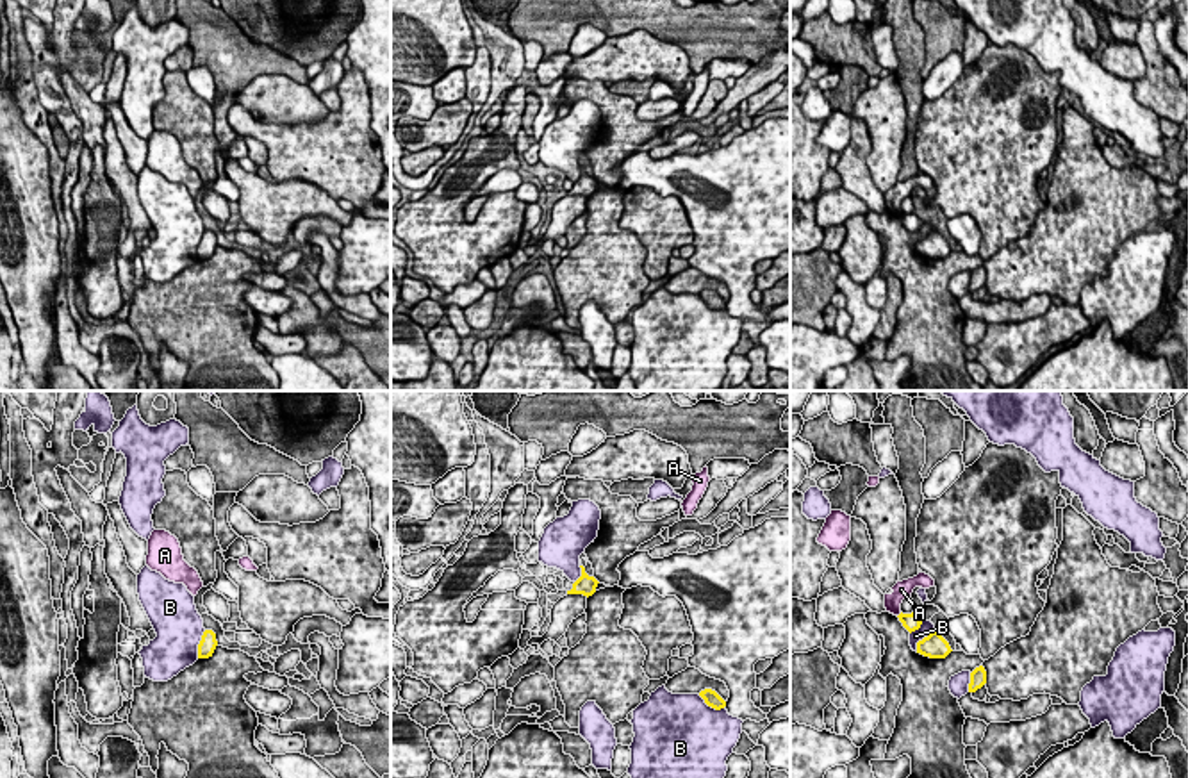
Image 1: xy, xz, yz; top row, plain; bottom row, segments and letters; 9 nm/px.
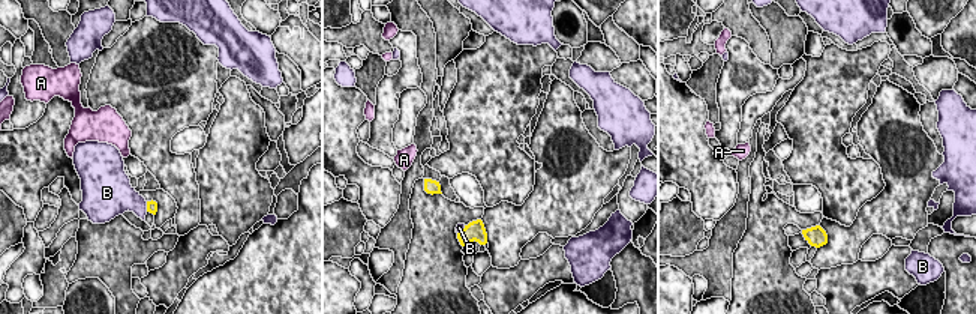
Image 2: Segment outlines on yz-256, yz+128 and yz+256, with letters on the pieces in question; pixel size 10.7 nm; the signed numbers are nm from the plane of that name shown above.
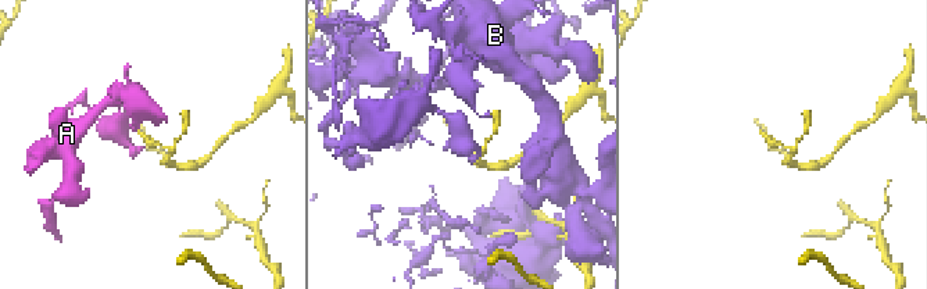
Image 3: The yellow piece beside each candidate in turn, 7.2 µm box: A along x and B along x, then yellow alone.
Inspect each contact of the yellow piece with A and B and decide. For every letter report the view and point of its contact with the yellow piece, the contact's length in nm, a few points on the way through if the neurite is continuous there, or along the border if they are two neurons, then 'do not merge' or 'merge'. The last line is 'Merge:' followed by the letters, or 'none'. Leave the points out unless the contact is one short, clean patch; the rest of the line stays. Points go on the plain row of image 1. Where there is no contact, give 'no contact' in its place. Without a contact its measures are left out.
A: yz (899, 215) | 60 nm | along yz (901, 213), (898, 216) | do not merge
B: xz (712, 307) | 280 nm | do not merge
Merge: none

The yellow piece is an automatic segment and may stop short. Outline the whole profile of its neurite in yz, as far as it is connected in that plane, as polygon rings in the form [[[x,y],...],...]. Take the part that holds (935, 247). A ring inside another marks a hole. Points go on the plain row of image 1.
[[[931,232],[917,243],[917,253],[929,259],[945,259],[951,252],[949,243],[938,232]]]

